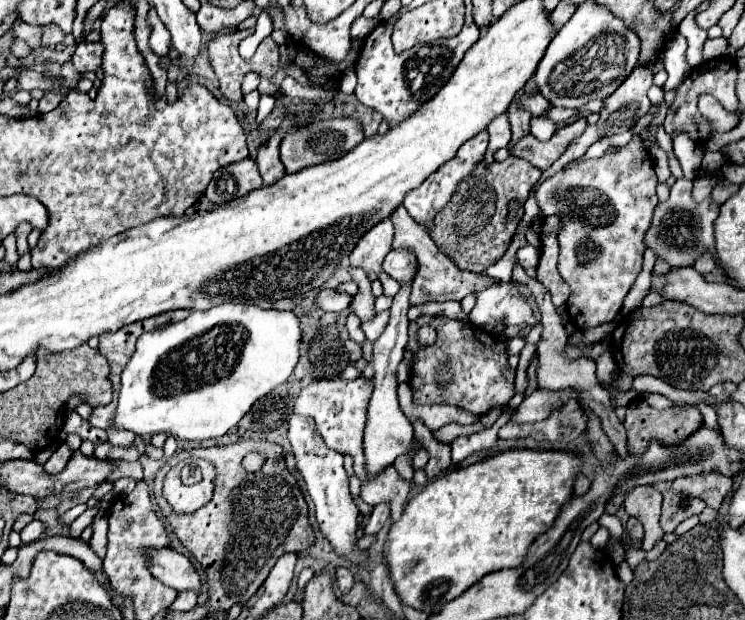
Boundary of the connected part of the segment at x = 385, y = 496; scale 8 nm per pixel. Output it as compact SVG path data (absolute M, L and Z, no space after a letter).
M390 466L382 476L378 476L378 480L370 480L370 484L366 484L366 480L362 480L360 496L370 506L376 506L380 502L390 504L392 522L394 522L394 520L398 520L398 516L404 510L408 490L410 490L410 484L406 484L406 480L402 480L398 476L398 472Z

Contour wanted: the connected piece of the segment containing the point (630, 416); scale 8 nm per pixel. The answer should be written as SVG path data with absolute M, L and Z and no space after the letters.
M634 398L626 406L626 418L624 418L624 428L626 428L626 448L630 452L642 452L642 448L652 440L660 440L662 444L678 444L678 440L684 440L690 436L690 432L698 430L702 426L702 414L690 406L686 410L682 408L668 408L668 410L654 410L644 398Z

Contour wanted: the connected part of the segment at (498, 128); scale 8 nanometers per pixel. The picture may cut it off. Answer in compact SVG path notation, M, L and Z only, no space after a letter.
M506 114L498 116L498 118L494 120L494 124L492 124L492 126L488 126L488 132L490 132L490 144L488 144L488 148L484 156L484 163L486 166L489 166L494 162L494 150L508 146L510 138L512 138L508 116L506 116Z

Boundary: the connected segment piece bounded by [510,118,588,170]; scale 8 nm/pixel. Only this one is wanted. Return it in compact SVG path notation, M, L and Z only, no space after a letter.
M580 118L574 124L558 128L548 142L540 142L532 134L528 134L520 138L514 146L510 146L510 154L528 160L538 170L546 170L558 160L558 156L566 150L566 146L584 132L586 126L588 126L586 118Z

